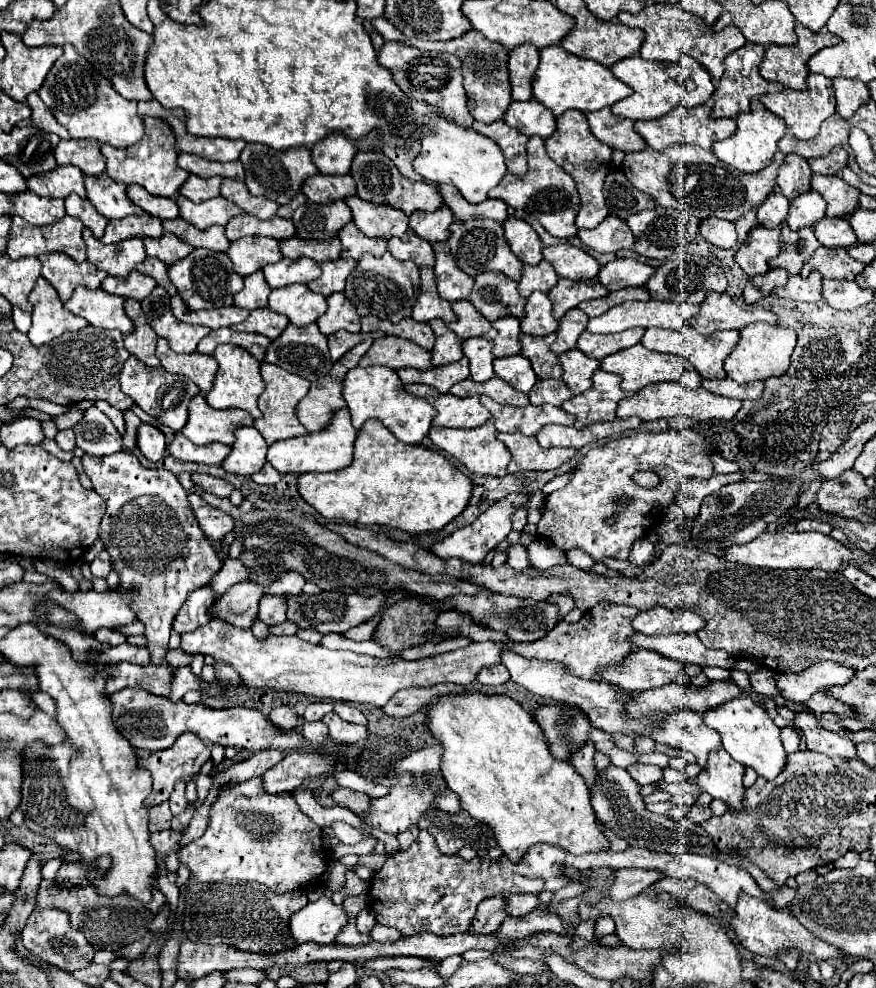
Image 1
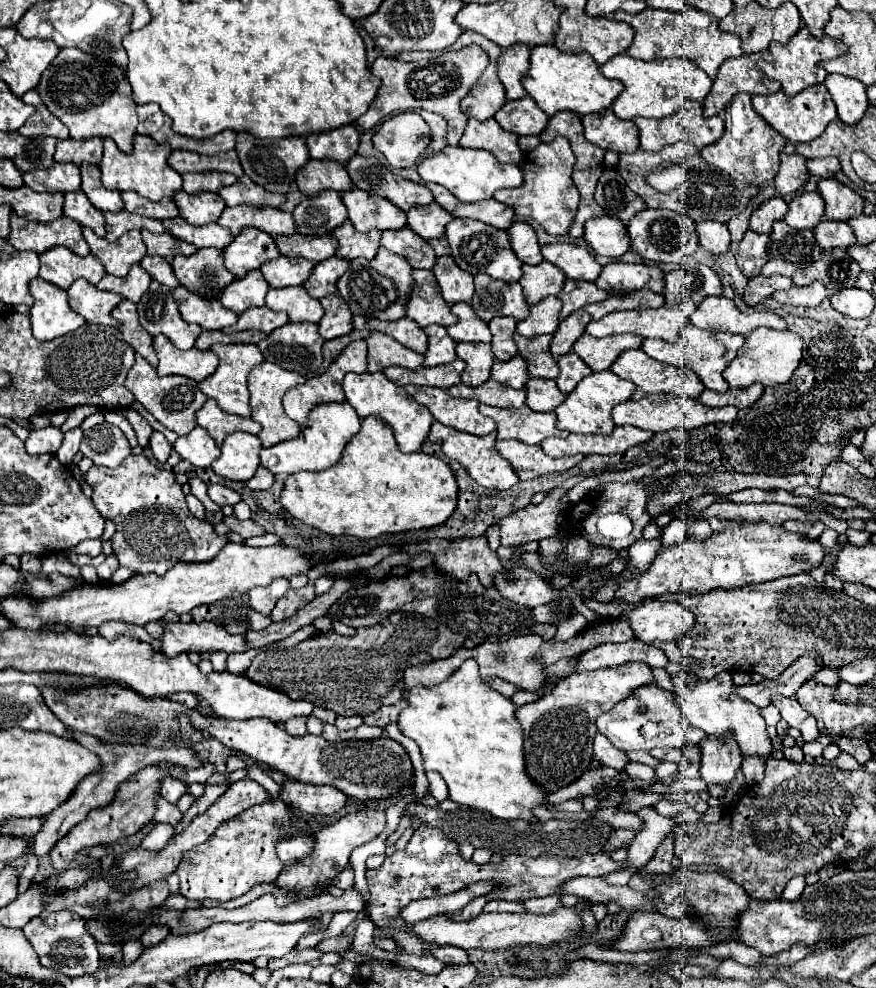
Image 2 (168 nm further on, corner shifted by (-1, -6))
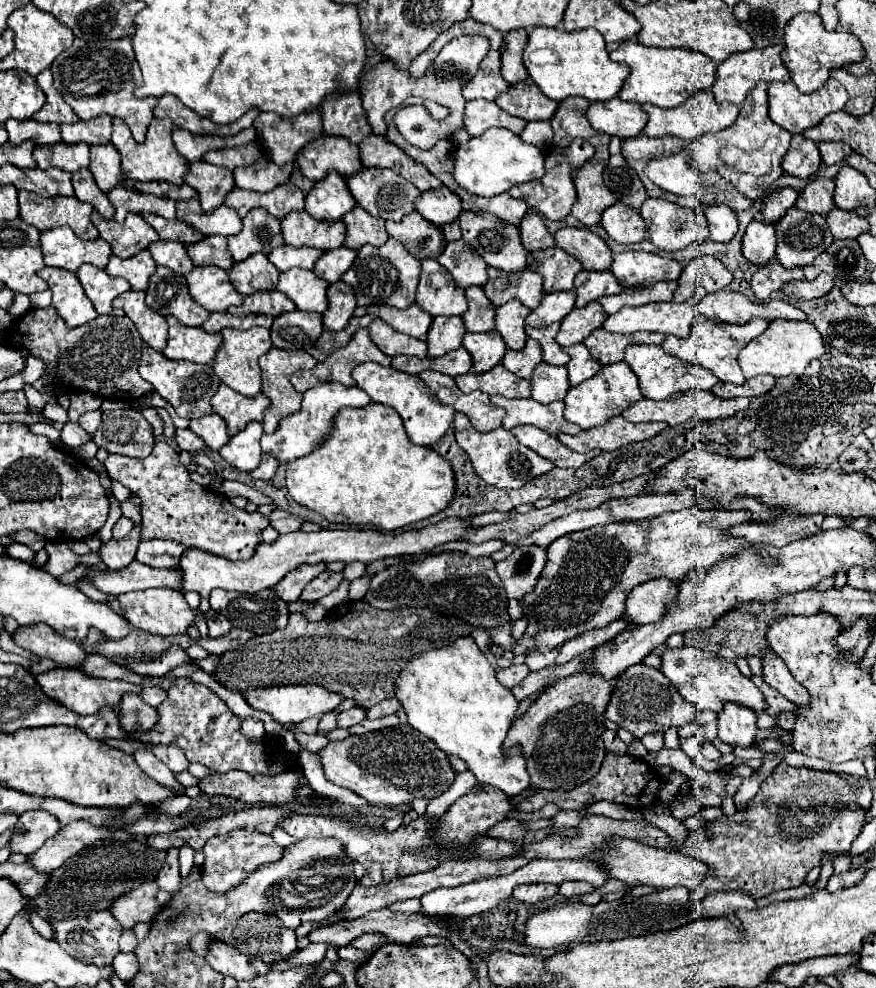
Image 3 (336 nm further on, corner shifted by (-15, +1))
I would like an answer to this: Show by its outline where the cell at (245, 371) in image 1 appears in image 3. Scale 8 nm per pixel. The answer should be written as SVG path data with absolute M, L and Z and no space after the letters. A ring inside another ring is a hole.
M252 327L248 331L224 329L222 331L222 339L224 339L224 345L220 347L220 351L216 355L214 373L222 379L222 383L226 383L228 387L238 391L240 395L256 397L260 393L260 367L258 367L258 359L272 349L270 331L262 329L262 327Z

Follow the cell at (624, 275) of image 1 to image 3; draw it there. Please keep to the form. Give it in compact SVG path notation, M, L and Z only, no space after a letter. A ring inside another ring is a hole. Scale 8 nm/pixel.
M624 251L614 255L610 271L624 287L648 287L656 281L676 281L680 277L680 263L656 253Z

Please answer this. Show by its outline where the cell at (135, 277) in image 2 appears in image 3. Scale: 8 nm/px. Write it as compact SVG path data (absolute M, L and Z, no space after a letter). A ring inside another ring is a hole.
M140 251L138 255L134 255L134 259L128 261L112 257L106 267L106 273L112 277L126 279L134 291L144 291L150 283L150 277L156 273L156 263L150 251Z

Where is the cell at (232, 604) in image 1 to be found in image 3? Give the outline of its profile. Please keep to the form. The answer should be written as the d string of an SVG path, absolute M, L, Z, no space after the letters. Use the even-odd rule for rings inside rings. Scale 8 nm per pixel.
M318 563L318 565L304 565L296 571L292 571L290 575L286 575L276 587L272 587L272 591L276 593L278 599L286 601L286 603L292 603L292 601L298 601L300 597L300 591L306 587L306 583L310 583L316 575L320 575L322 571L326 569L324 563Z

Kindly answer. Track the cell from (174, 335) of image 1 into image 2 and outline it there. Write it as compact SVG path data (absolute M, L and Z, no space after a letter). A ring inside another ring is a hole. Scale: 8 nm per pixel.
M154 280L138 302L138 316L140 324L152 336L166 334L172 344L182 350L190 350L190 346L194 346L198 334L202 332L198 324L188 324L182 320L178 306L172 298L172 290Z

